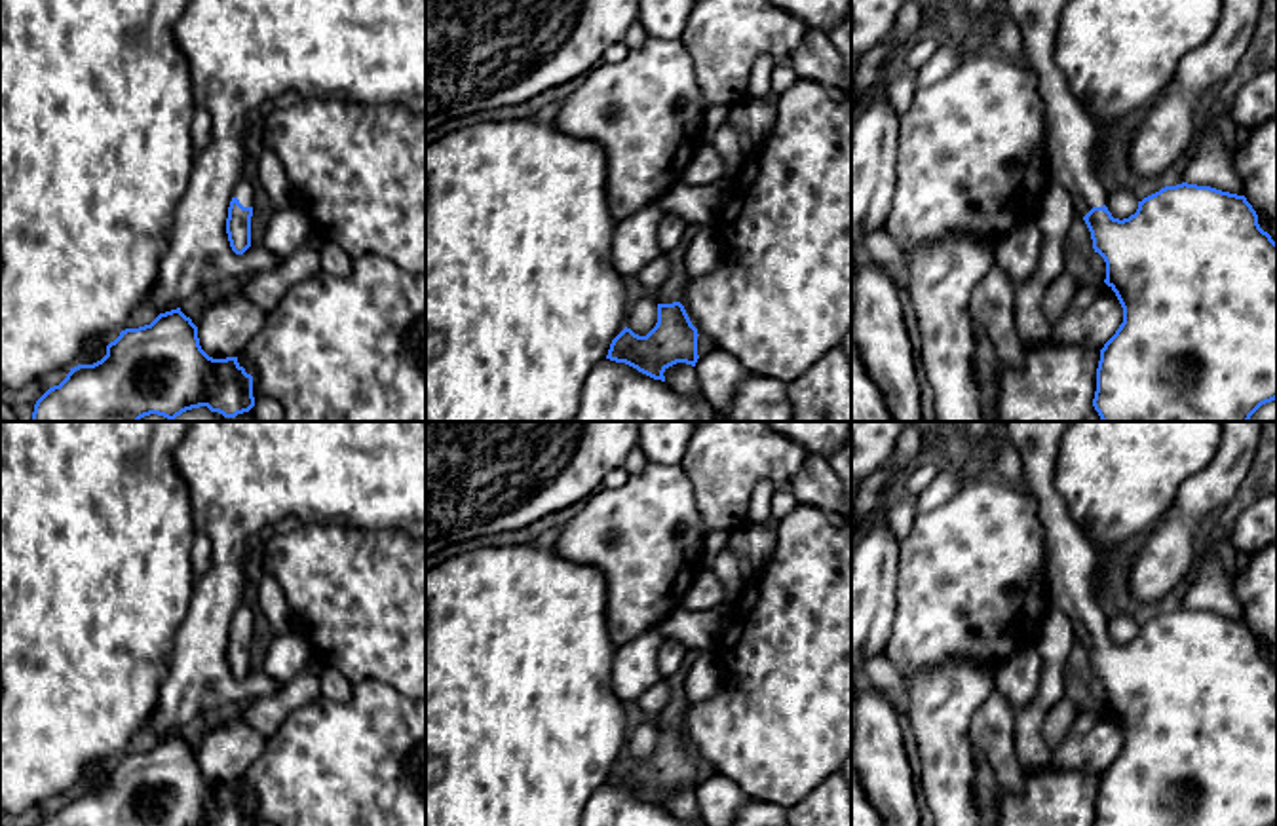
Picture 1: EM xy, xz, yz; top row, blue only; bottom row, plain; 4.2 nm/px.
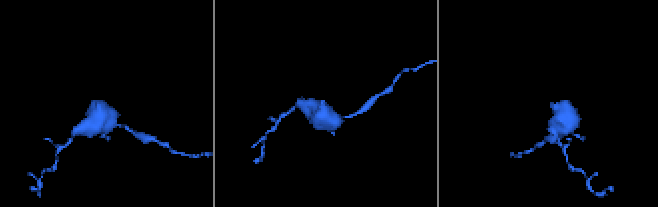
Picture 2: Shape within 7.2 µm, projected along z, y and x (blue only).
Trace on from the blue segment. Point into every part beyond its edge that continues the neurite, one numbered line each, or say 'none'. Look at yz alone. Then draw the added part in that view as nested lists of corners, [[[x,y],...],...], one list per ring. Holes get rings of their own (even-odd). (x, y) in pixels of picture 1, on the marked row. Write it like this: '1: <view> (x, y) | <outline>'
1: yz (1070, 131) | [[[1003,0],[1019,27],[1030,68],[1039,80],[1047,112],[1047,175],[1062,184],[1079,216],[1108,203],[1106,190],[1093,173],[1098,129],[1074,99],[1057,61],[1055,32],[1068,0]]]

